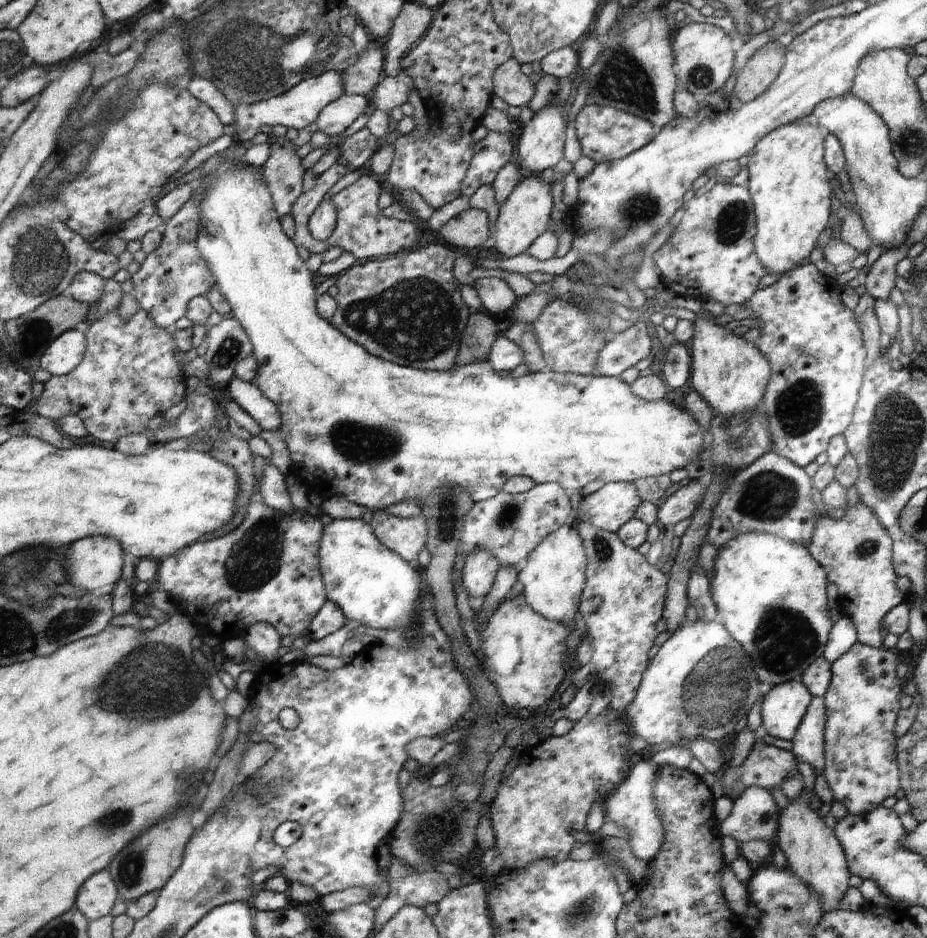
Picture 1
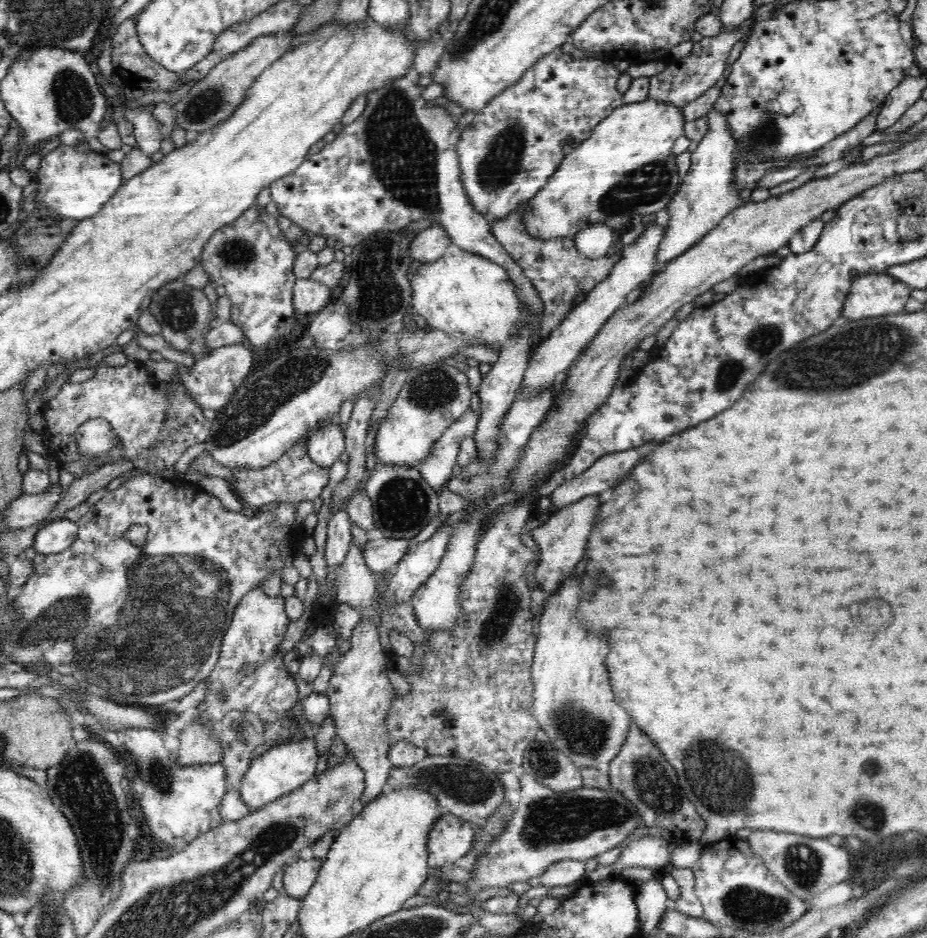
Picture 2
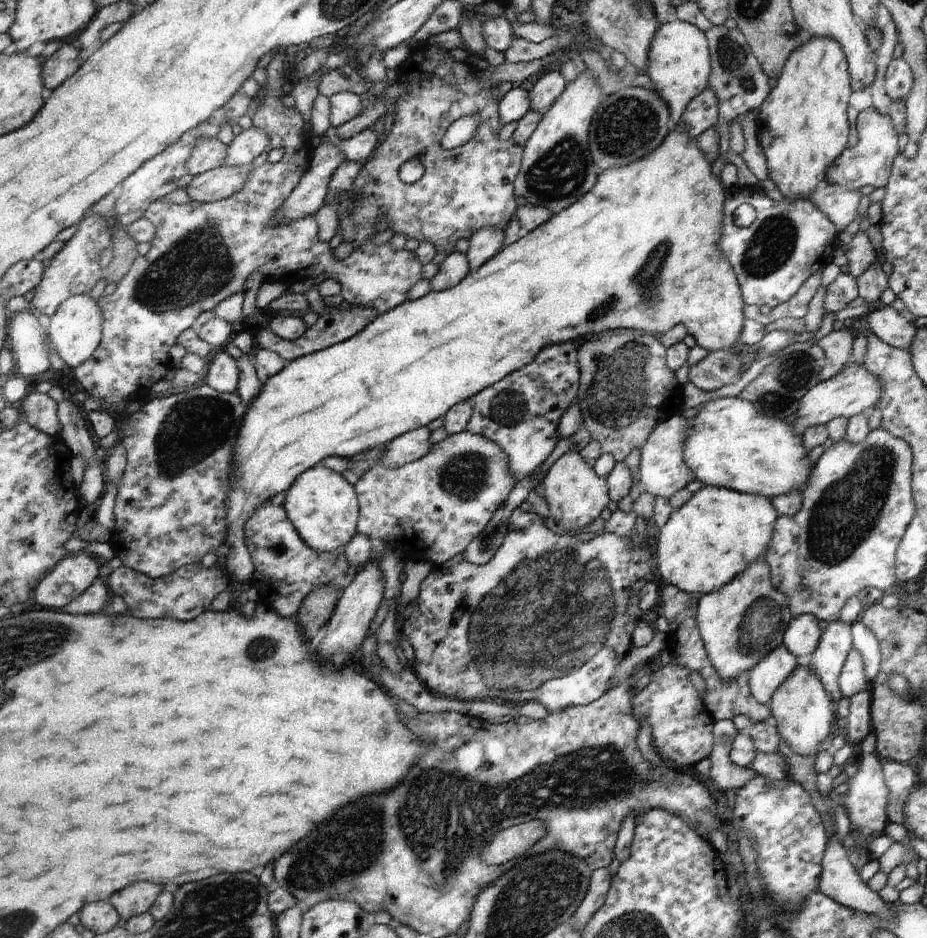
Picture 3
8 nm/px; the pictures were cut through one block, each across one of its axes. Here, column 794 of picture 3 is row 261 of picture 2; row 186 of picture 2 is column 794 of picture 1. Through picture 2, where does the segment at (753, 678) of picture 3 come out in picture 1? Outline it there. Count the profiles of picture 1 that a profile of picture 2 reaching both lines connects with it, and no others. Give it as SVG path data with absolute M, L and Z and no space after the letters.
M801 680L767 688L761 702L761 728L771 738L793 740L813 696Z

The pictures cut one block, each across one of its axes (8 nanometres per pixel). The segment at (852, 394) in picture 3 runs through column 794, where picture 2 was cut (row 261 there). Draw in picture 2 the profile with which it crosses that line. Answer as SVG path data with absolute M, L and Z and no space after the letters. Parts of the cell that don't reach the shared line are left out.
M432 226L432 228L416 234L408 252L410 252L412 260L420 260L424 266L426 262L434 262L434 260L446 256L446 252L452 246L454 244L452 244L448 232L442 226Z

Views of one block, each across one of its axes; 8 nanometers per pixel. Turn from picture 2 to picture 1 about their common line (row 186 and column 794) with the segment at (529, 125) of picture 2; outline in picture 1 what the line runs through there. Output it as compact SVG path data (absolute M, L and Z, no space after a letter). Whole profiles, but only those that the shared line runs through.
M773 452L759 456L749 466L739 470L733 470L725 462L713 462L713 466L709 466L709 474L701 480L705 480L705 490L697 508L701 508L703 500L707 498L709 484L723 482L721 496L709 512L709 530L705 538L715 548L723 548L731 538L745 532L769 532L797 546L807 546L811 542L817 528L819 510L815 510L811 500L811 478L793 462Z

